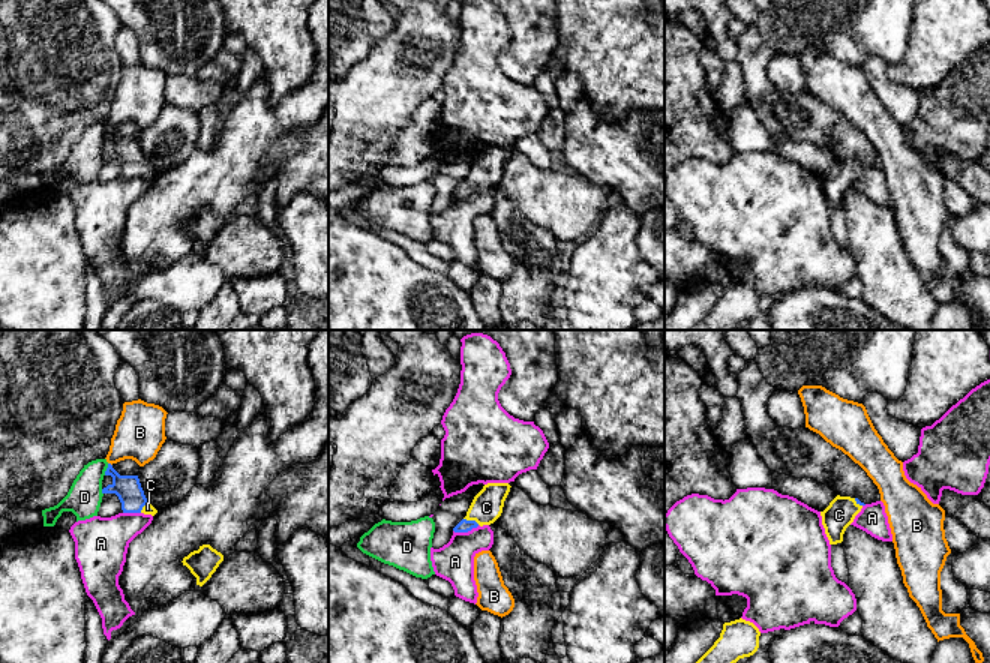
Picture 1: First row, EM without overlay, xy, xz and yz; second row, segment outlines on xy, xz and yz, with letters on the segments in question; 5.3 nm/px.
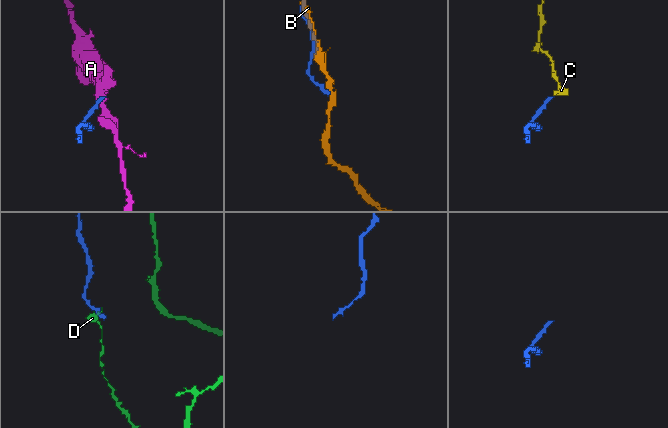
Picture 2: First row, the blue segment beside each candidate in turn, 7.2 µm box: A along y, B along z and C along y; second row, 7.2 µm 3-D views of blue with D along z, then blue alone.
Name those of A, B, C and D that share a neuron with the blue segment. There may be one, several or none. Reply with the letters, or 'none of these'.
C

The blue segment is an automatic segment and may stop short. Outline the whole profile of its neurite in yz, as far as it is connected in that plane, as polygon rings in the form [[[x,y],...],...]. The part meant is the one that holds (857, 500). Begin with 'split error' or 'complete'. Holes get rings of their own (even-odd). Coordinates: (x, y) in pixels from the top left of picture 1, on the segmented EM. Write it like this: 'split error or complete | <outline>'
split error | [[[837,495],[830,506],[820,512],[822,525],[830,544],[843,542],[846,528],[854,522],[855,516],[866,504],[858,498]]]

